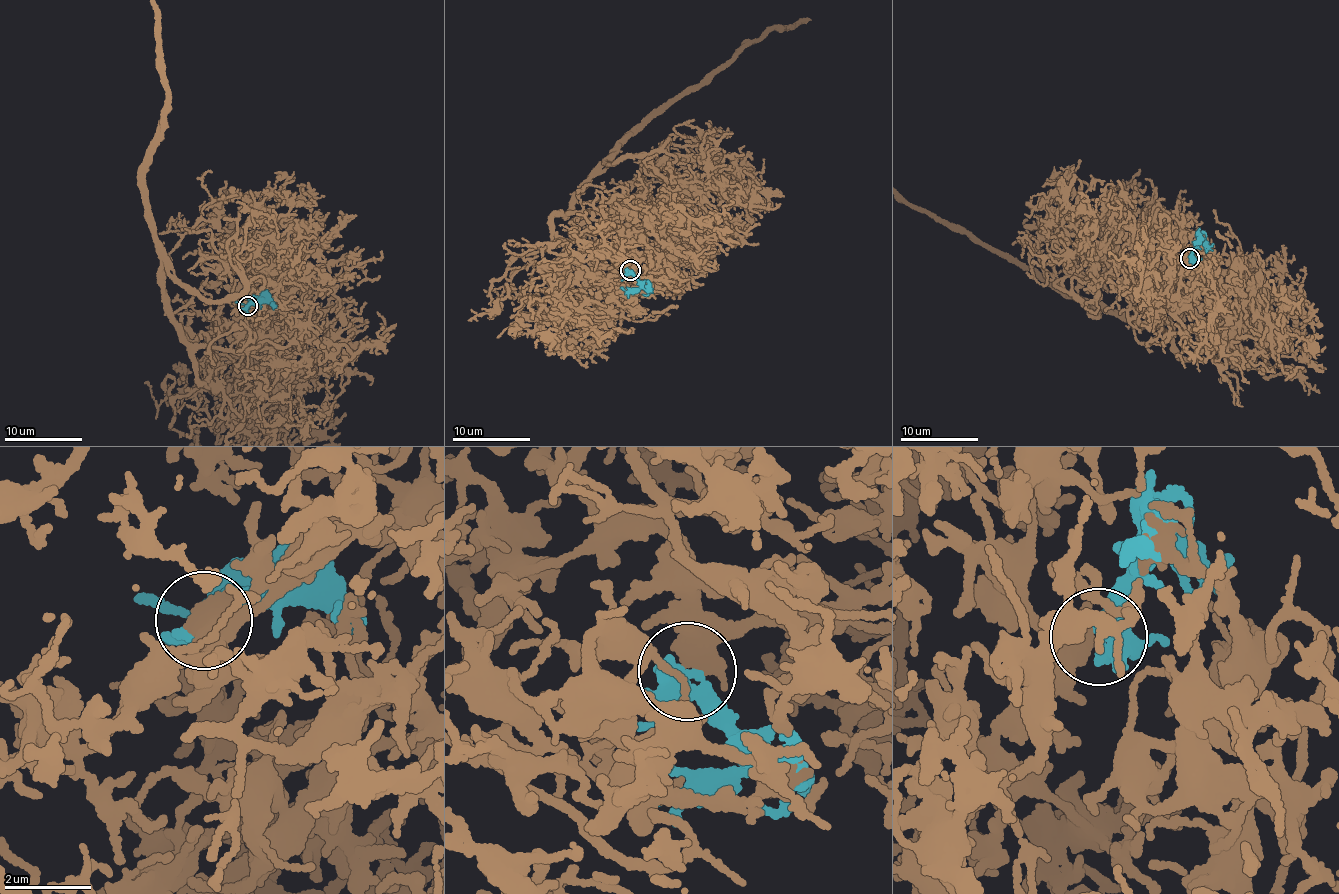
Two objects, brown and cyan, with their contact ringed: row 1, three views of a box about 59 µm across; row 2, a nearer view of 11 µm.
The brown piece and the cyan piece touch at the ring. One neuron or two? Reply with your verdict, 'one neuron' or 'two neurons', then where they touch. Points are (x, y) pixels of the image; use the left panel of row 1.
two neurons | (247, 306)

